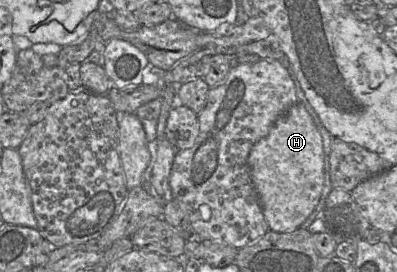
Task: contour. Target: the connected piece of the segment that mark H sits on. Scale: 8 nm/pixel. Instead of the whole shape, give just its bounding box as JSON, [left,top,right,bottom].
[248,85,333,233]

